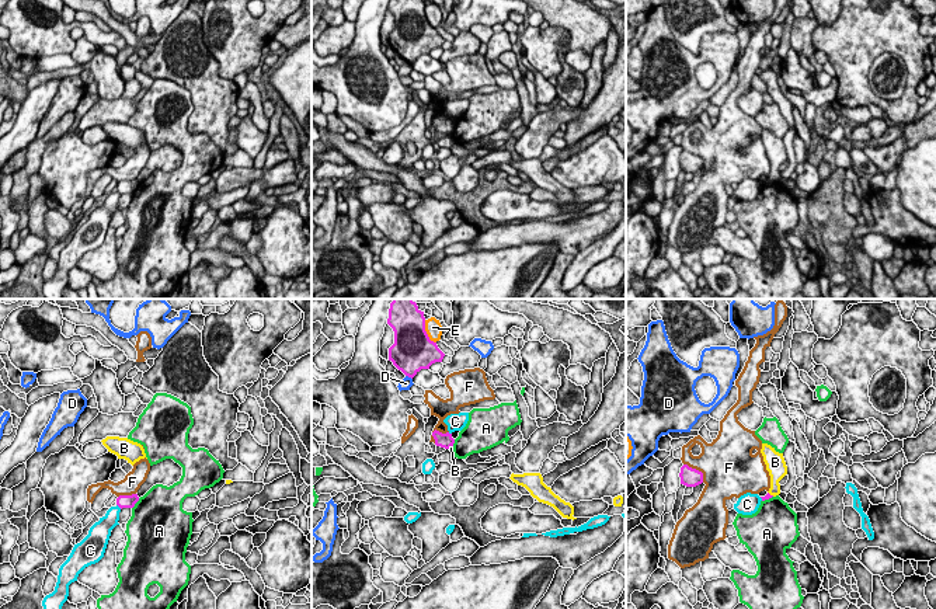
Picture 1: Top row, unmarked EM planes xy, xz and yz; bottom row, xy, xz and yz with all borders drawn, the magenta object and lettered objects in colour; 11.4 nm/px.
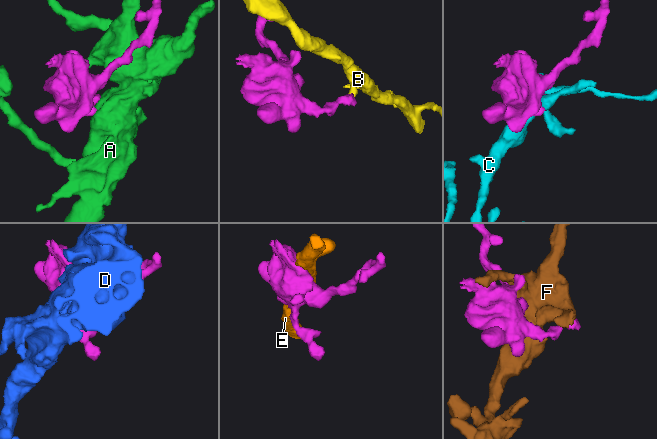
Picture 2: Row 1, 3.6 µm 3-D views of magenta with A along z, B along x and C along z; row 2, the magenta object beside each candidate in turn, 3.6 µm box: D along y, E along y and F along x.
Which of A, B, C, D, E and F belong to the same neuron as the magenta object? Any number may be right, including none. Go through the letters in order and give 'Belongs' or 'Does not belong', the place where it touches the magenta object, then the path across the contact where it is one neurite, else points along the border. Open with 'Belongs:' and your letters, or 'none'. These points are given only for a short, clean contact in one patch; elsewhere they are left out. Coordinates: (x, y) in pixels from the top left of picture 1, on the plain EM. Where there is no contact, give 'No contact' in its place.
Belongs: none
A: Does not belong. Touches magenta at xy (135, 188)
B: Does not belong. Touches magenta at yz (769, 180). Boundary: yz (768, 177), (773, 181)
C: Does not belong. Touches magenta at xy (119, 192)
D: Does not belong. Touches magenta at xz (409, 62)
E: Does not belong. Touches magenta at xz (425, 18)
F: Does not belong. Touches magenta at yz (698, 156)

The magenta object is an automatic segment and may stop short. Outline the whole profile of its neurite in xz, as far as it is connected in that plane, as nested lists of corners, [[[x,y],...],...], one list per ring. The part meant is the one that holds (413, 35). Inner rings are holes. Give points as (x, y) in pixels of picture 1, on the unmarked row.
[[[389,0],[387,10],[394,17],[389,46],[406,62],[413,65],[421,55],[442,48],[445,39],[429,25],[424,0]]]

